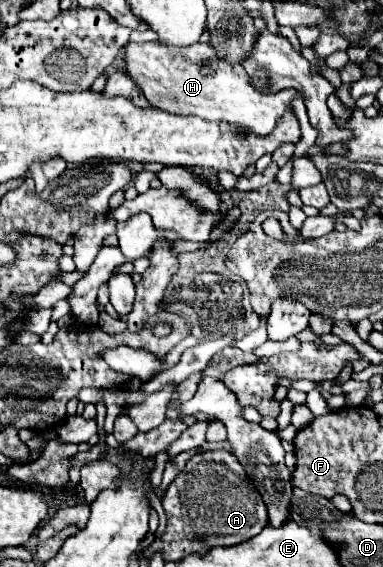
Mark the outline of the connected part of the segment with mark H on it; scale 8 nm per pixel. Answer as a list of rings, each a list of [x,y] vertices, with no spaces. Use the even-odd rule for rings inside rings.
[[[131,42],[125,48],[125,70],[141,86],[143,96],[151,106],[169,110],[171,114],[191,114],[203,120],[221,120],[255,132],[269,134],[283,112],[291,106],[295,90],[281,90],[275,94],[261,94],[251,86],[251,80],[239,62],[229,64],[209,44],[195,46],[159,46],[159,42]]]

